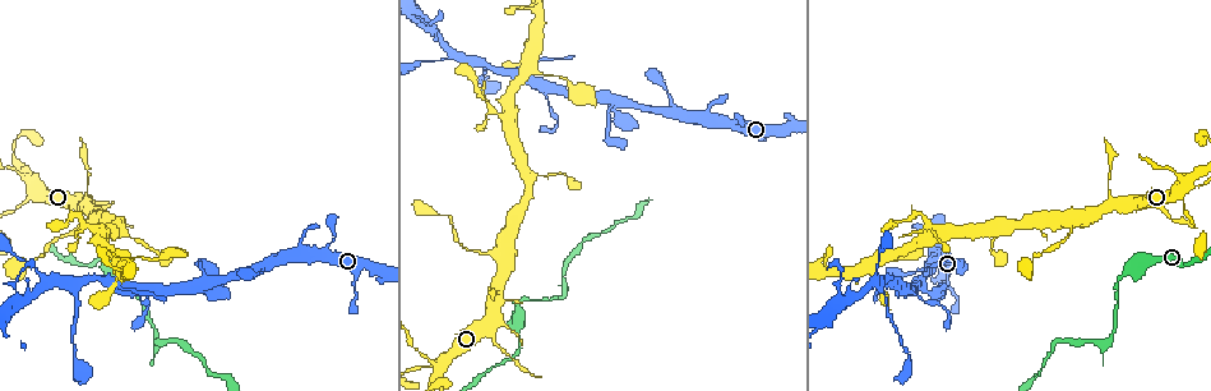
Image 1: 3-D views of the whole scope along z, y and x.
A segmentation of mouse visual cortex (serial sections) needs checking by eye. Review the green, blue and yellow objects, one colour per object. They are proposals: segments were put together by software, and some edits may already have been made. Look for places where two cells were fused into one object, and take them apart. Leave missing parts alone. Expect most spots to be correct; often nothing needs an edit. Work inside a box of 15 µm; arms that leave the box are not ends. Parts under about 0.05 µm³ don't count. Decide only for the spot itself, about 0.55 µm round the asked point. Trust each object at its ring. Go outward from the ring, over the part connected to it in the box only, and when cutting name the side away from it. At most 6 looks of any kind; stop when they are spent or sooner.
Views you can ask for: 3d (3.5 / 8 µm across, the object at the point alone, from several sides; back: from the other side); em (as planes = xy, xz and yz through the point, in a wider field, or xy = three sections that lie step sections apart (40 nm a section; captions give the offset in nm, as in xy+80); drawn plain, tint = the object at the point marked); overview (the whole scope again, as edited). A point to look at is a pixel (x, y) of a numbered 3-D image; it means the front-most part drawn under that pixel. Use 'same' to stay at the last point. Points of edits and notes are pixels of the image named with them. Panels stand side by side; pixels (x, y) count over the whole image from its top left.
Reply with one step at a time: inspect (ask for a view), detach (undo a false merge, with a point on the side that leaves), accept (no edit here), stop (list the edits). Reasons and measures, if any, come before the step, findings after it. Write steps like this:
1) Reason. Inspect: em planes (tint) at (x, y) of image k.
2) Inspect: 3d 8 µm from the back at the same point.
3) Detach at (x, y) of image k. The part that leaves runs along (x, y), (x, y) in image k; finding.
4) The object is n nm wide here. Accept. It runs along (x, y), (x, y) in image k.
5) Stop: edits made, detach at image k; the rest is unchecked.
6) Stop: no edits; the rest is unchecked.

Abrupt turn. Inspect: 3d 3.5 µm at (1124, 273) of image 1.

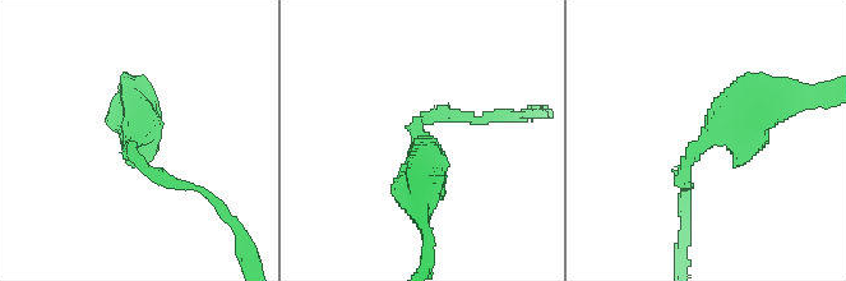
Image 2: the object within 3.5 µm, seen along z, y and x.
Shape alone is not enough. Inspect: em planes (tint) at (415, 130) of image 2.

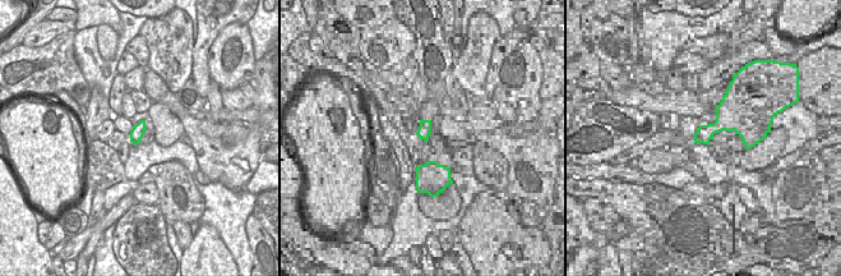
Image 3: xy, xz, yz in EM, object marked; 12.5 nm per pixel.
The arms are 150, 600 nm wide. Accept. It runs along (767, 105), (692, 151), (689, 187) in image 2; one cell here.

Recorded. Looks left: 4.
Thin neck. Inspect: 3d 3.5 µm at (77, 308) of image 1.

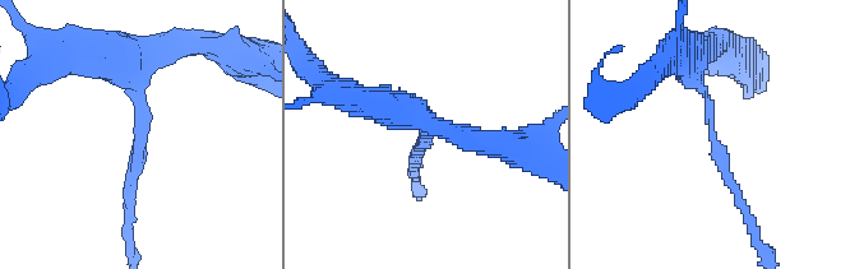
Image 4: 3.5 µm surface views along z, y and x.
Inspect: em planes (tint) at (143, 127) of image 4.

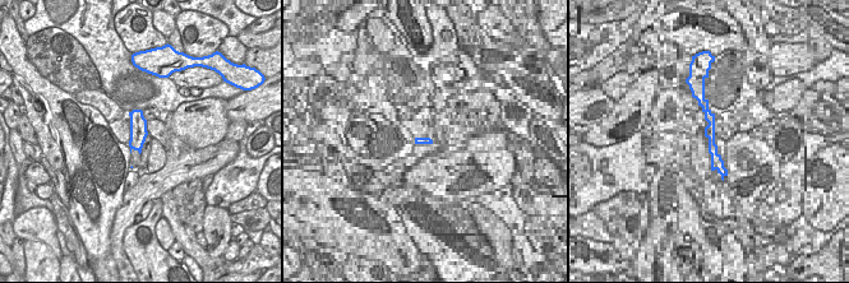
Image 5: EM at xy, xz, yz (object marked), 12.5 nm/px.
Accept. All the same cell.

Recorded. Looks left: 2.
Thin neck. Inspect: em xy step 5 (tint) at (1067, 238) of image 1.

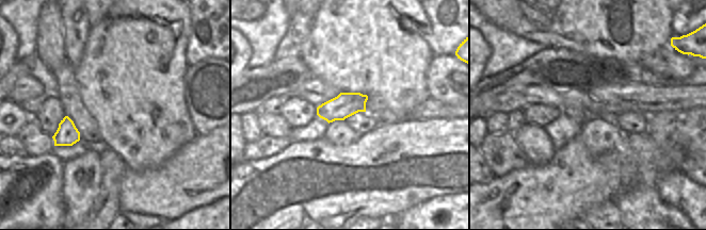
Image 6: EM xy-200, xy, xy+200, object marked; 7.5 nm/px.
See where the arms go. Inspect: 3d 3.5 µm at the same point.

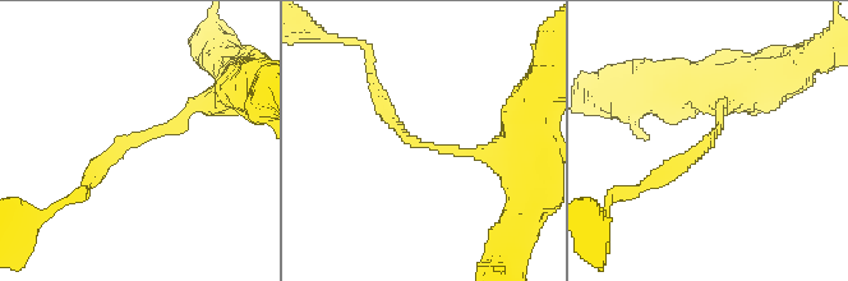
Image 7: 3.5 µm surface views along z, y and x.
The arms are 200, 200 nm wide. Accept. It runs along (219, 101), (128, 141), (92, 173) in image 7; all the same cell.

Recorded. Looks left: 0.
Stop: no edits; the rest is unchecked.

